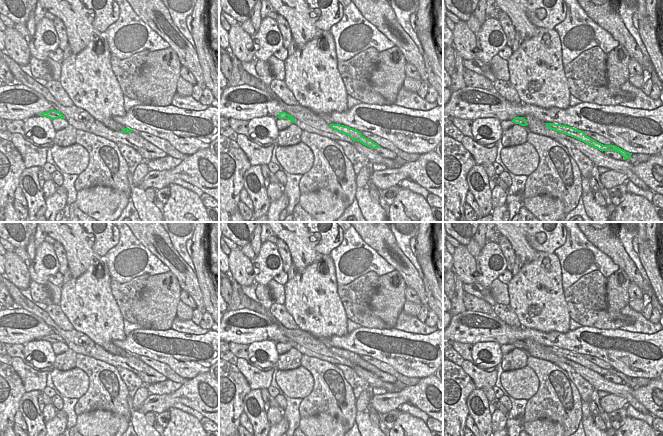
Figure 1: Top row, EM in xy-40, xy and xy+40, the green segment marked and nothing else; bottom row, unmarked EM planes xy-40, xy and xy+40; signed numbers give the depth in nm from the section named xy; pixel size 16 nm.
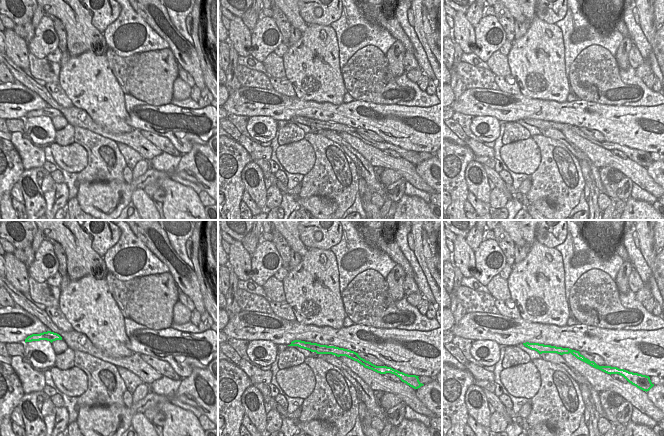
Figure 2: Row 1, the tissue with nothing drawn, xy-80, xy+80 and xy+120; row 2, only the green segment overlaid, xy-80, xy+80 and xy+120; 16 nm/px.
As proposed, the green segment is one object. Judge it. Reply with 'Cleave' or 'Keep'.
Keep

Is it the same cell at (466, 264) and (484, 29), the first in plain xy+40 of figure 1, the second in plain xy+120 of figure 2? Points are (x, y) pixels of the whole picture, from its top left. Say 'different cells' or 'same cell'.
different cells

